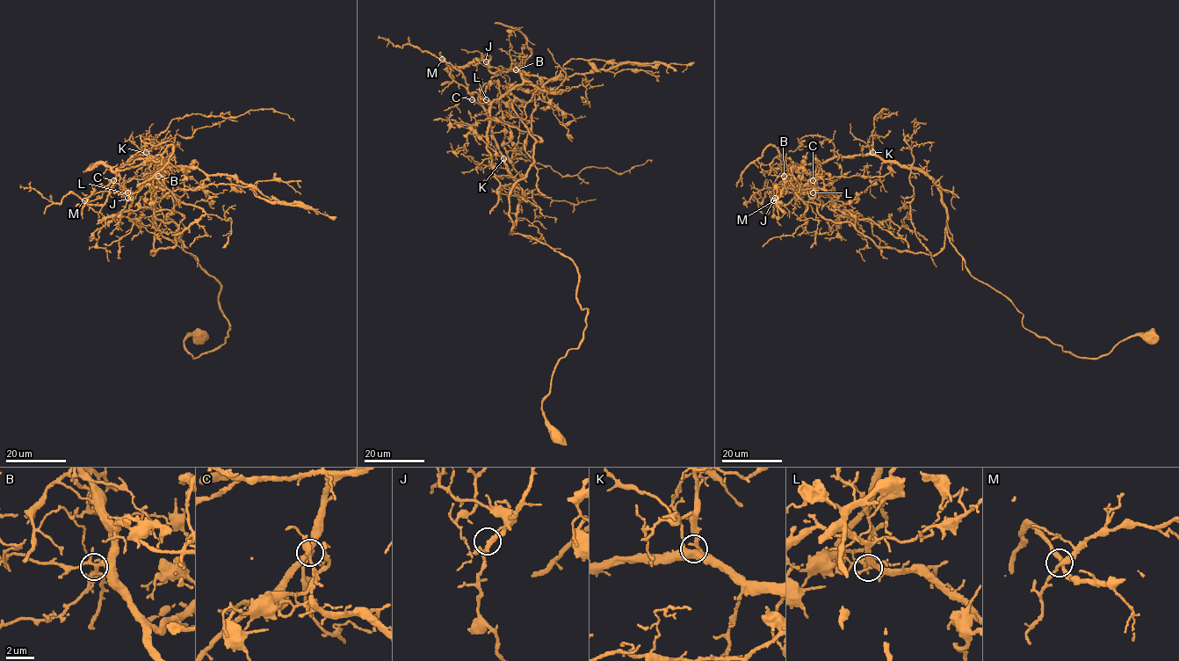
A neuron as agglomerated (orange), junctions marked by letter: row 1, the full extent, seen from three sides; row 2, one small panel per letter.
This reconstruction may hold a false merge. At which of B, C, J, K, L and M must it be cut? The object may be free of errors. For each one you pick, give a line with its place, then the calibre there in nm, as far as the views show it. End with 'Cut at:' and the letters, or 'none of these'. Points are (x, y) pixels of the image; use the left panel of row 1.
L: at (127, 192); 160 nm thick
Cut at: L

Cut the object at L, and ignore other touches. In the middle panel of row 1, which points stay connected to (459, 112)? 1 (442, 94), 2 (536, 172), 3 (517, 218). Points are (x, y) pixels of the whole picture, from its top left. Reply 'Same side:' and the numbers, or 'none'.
Same side: 1, 3

